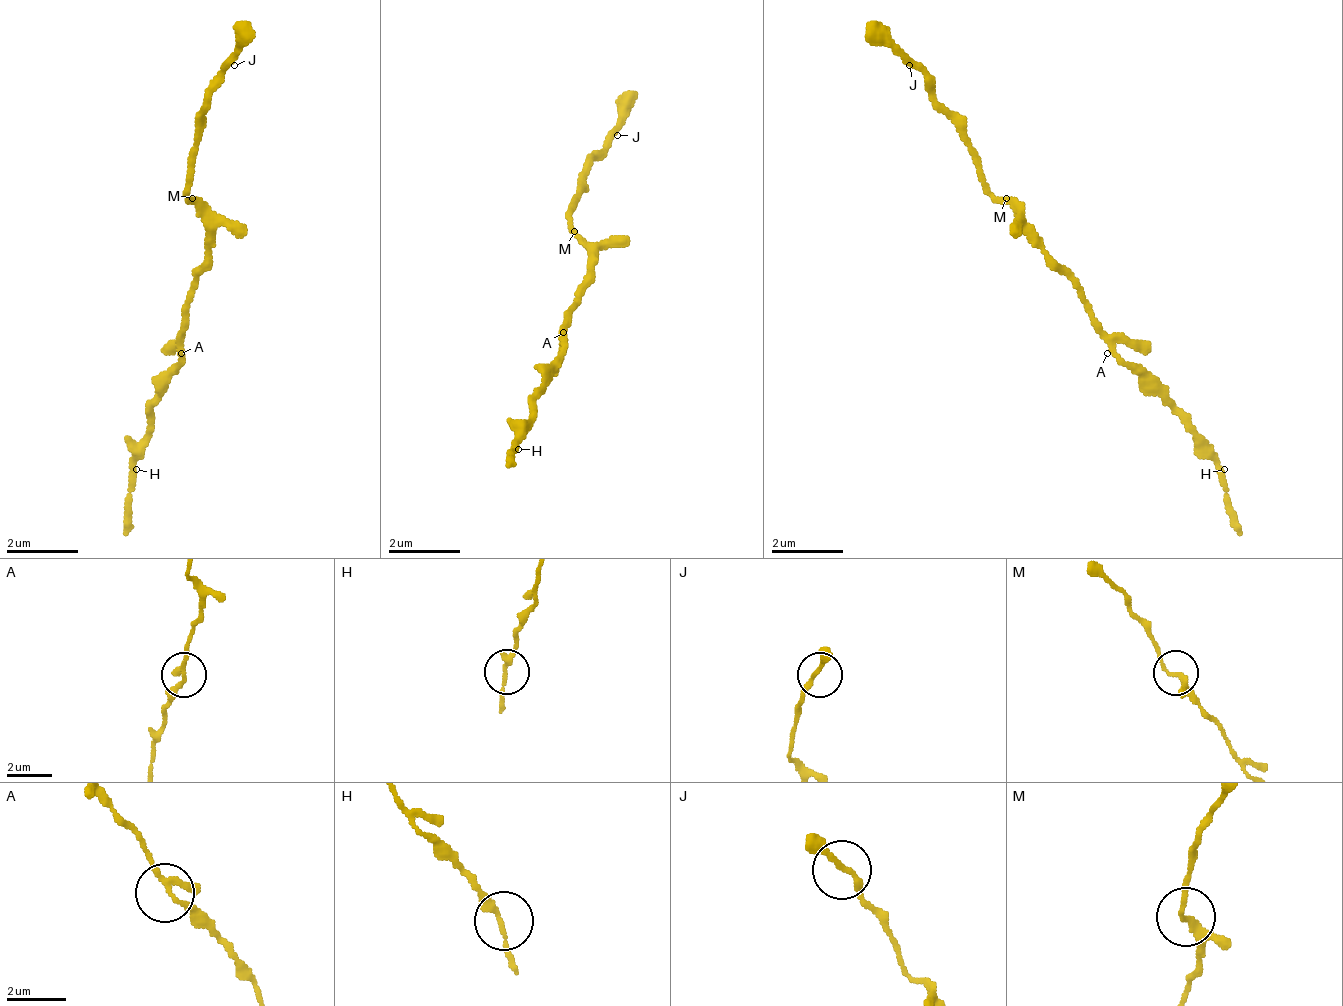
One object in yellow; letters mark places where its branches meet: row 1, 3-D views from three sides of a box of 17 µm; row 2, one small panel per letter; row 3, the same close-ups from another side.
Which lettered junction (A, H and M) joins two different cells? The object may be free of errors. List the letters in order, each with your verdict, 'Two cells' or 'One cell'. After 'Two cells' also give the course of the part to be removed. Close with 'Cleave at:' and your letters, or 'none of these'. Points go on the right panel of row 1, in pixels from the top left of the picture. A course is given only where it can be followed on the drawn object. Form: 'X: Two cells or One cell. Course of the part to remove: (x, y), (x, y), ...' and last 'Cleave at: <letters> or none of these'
A: One cell
H: One cell
M: One cell
Cleave at: none of these

